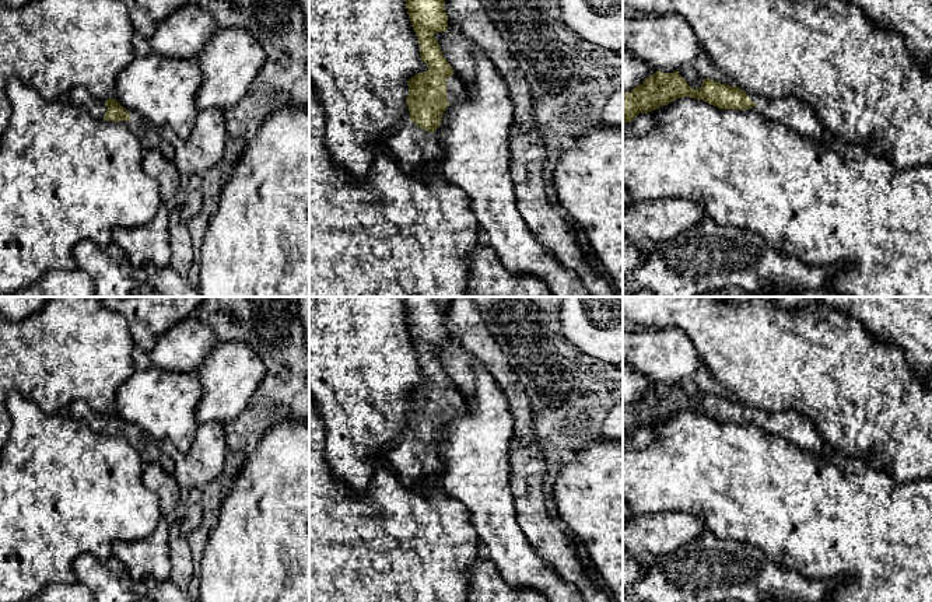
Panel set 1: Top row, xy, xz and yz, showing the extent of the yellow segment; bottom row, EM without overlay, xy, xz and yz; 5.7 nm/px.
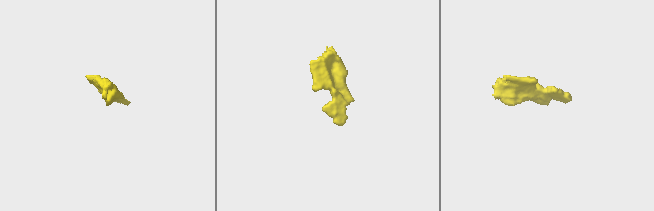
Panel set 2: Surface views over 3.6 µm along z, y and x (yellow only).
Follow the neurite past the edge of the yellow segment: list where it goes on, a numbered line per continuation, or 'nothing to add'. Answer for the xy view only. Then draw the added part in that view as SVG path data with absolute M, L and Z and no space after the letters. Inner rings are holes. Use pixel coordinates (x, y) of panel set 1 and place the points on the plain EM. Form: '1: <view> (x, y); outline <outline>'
1: xy (80, 410); outline M74 402L67 407L67 412L71 417L83 420L95 431L104 431L108 424L105 414L94 412L84 402Z

